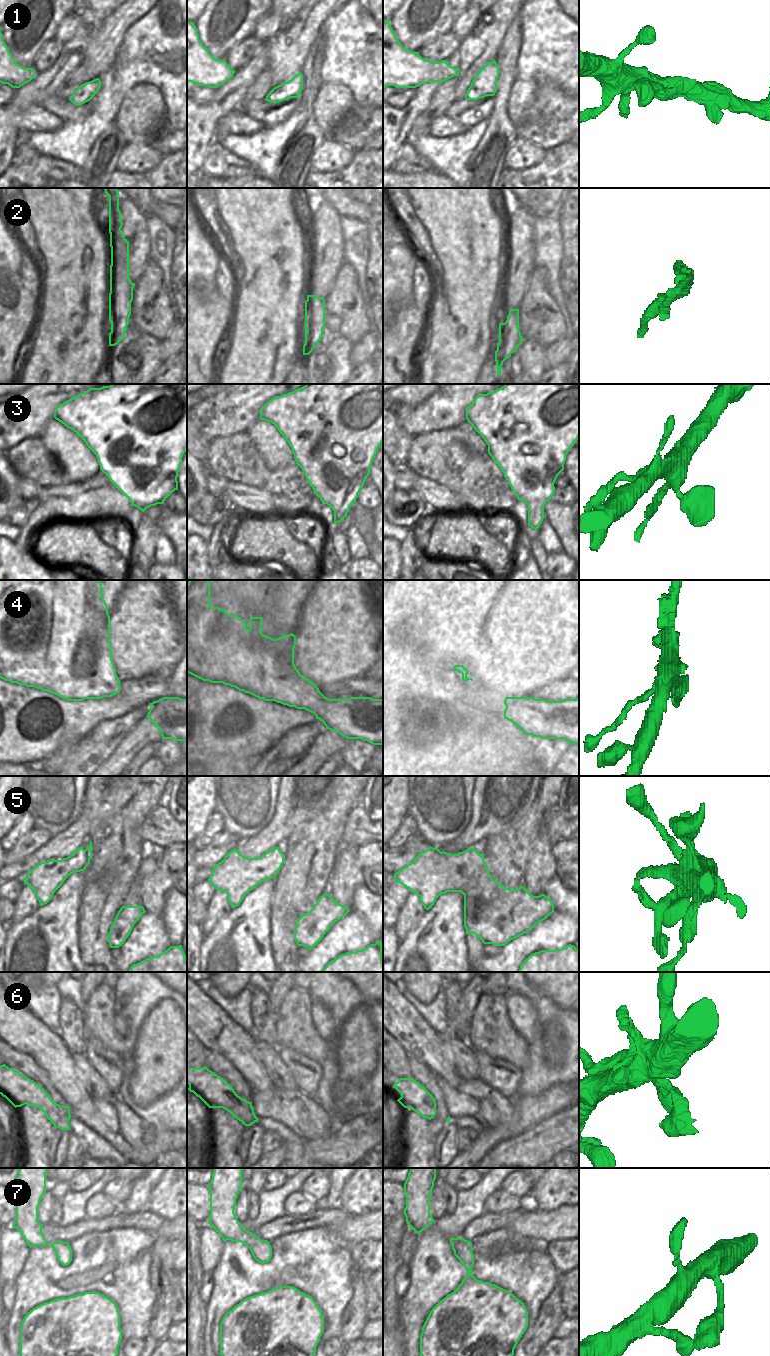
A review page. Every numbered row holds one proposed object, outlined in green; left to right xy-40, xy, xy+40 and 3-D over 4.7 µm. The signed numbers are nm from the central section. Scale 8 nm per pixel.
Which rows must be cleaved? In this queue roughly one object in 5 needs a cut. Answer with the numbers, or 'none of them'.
2.

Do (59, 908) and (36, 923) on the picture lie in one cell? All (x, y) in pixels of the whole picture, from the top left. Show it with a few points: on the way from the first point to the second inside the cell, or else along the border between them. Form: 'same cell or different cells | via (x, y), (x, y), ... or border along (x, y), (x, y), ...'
same cell | via (53, 914), (42, 923)

